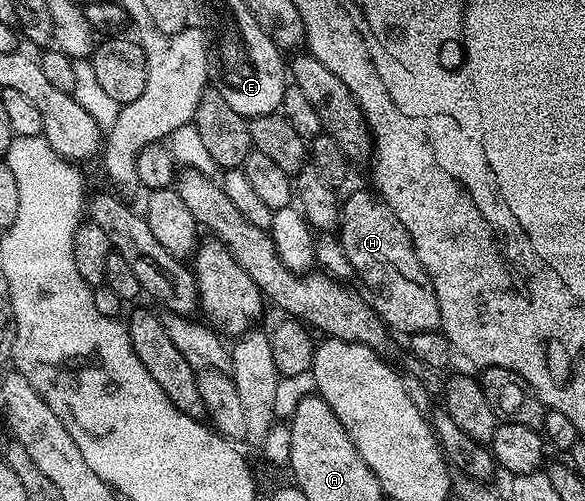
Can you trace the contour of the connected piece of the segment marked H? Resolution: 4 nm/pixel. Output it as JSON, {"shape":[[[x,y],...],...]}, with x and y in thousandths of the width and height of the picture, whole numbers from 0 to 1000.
{"shape":[[[638,381],[632,383],[605,383],[581,407],[581,481],[586,503],[603,535],[603,549],[610,555],[614,551],[621,571],[632,581],[631,605],[662,657],[674,661],[675,655],[680,663],[694,663],[692,667],[744,661],[756,643],[752,611],[745,603],[745,579],[711,507],[704,475],[697,459],[691,459],[691,443],[677,435],[677,427],[660,409],[658,399]]]}

